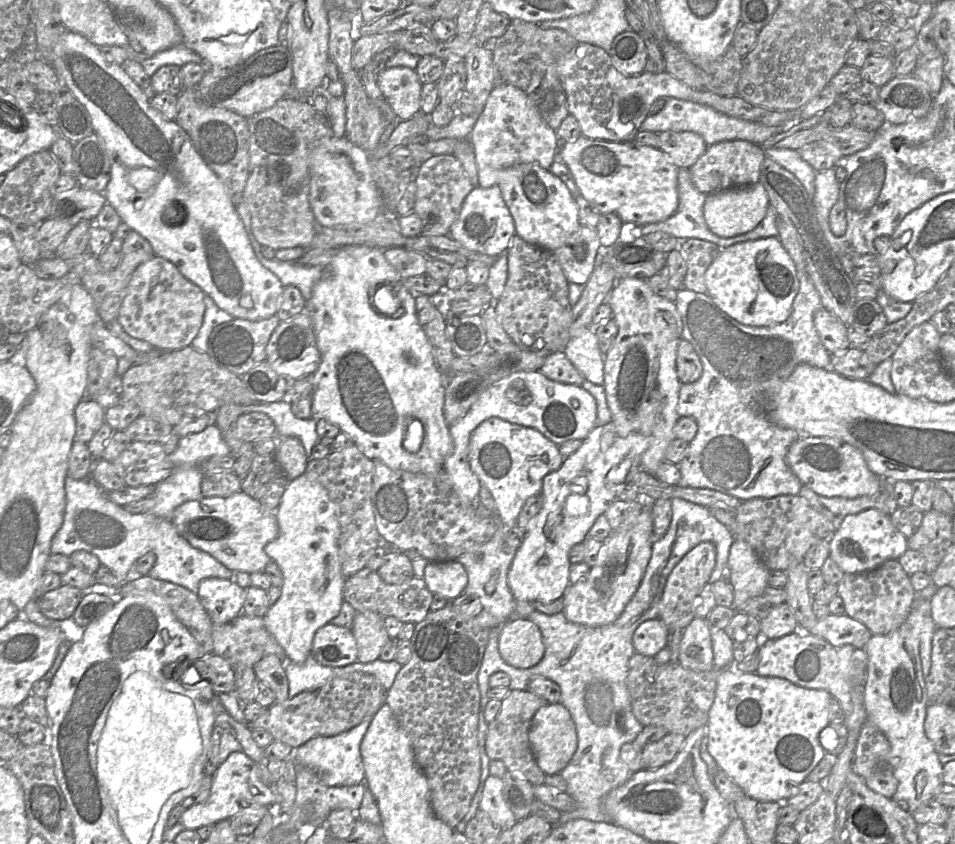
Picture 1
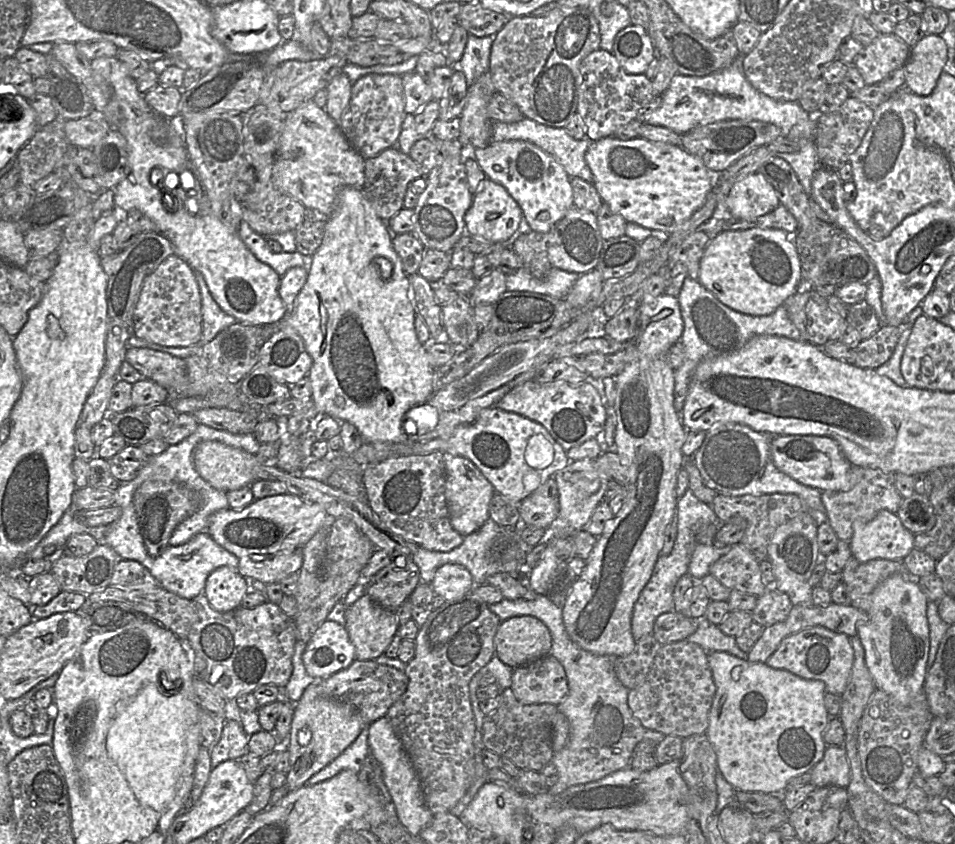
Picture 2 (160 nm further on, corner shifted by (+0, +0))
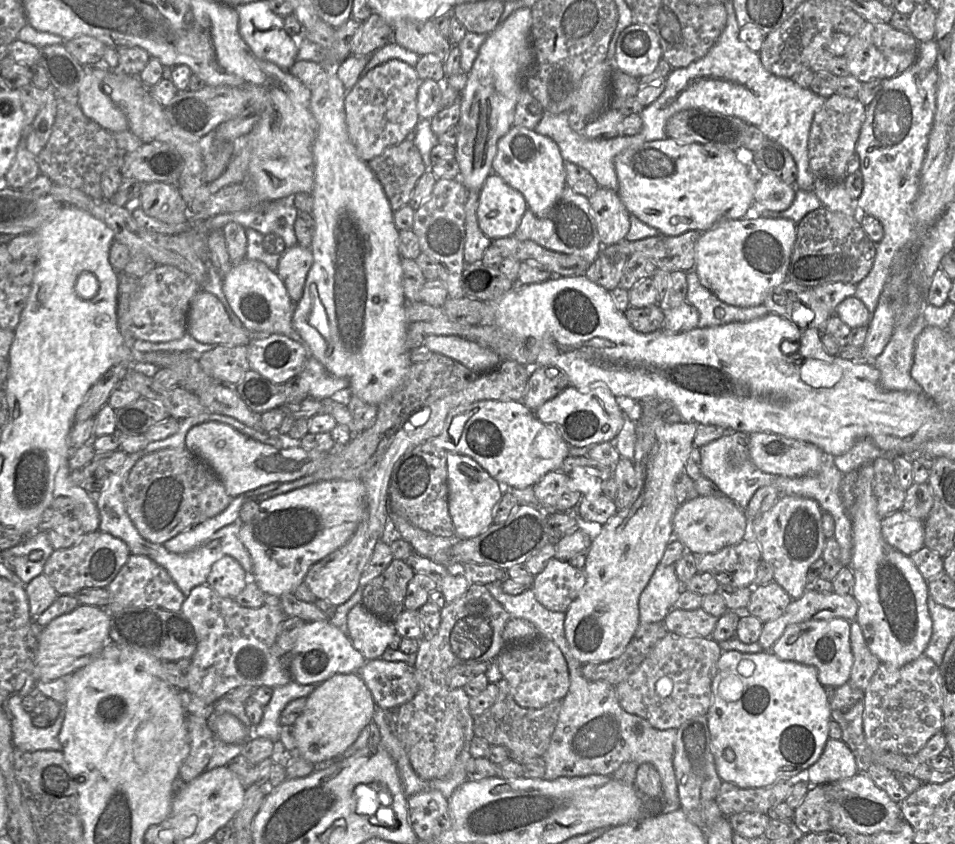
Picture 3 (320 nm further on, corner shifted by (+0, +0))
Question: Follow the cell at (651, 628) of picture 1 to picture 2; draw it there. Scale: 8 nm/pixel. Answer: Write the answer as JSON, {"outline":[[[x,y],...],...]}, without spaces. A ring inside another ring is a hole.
{"outline":[[[666,612],[657,617],[652,635],[661,645],[686,640],[698,628],[699,620],[678,613]]]}

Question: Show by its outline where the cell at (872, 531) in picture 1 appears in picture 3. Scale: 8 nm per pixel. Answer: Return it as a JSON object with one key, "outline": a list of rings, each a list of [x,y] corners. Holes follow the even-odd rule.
{"outline":[[[902,510],[884,517],[881,529],[885,541],[906,556],[911,556],[924,547],[924,522]]]}

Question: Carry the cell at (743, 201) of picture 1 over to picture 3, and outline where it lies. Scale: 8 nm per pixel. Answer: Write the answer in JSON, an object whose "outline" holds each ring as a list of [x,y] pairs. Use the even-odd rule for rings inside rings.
{"outline":[[[761,175],[756,182],[754,203],[765,210],[781,212],[793,203],[796,189],[774,175]]]}

